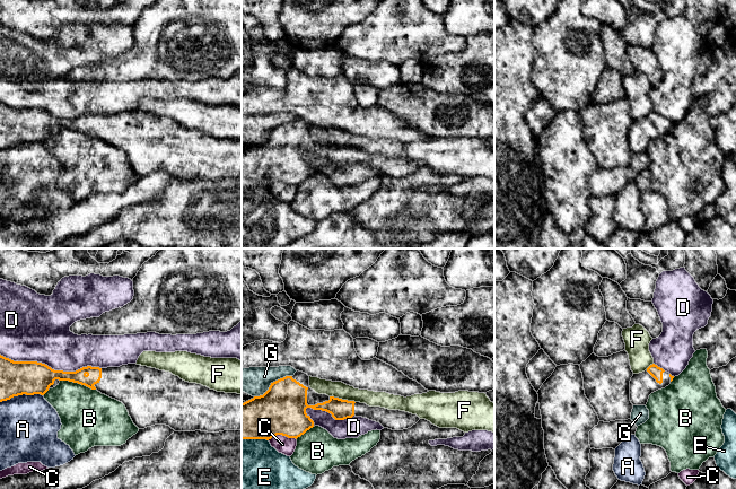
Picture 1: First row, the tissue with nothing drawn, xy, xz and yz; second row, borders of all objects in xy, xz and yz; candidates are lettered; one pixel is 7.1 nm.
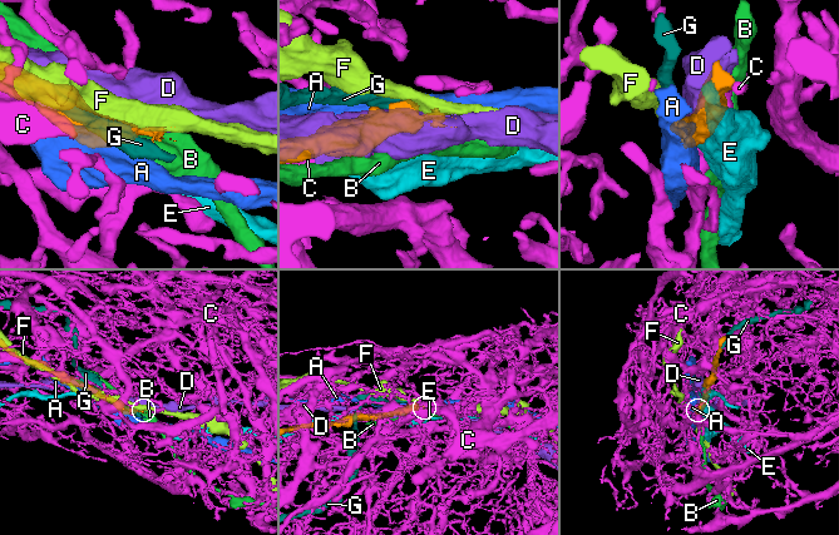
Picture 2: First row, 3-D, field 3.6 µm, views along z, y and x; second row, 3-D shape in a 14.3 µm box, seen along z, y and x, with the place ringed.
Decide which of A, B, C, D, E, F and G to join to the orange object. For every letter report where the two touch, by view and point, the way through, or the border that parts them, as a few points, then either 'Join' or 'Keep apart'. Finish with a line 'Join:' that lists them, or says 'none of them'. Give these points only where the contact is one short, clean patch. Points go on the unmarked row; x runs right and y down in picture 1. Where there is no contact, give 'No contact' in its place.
A: Touches orange at xy (20, 141). Keep apart
B: Touches orange at xy (78, 130). Keep apart
C: Touches orange at xz (281, 181). Keep apart
D: Touches orange at xy (50, 114). Keep apart
E: Touches orange at xz (255, 185). Keep apart
F: Touches orange at xz (341, 146). Keep apart
G: Touches orange at xz (272, 130). Boundary: xz (291, 122), (276, 127), (262, 141), (254, 143). Keep apart
Join: none of them

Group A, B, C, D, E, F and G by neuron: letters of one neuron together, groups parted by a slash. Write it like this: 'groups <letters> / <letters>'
groups A / B / C / D / E / F / G

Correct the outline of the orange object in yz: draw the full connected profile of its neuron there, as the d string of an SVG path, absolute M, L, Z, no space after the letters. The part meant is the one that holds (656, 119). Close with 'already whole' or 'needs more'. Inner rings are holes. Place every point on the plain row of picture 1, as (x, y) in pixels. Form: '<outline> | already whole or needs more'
M650 112L645 119L633 121L630 128L630 148L633 152L646 152L649 142L671 131L674 123L657 112Z | needs more

